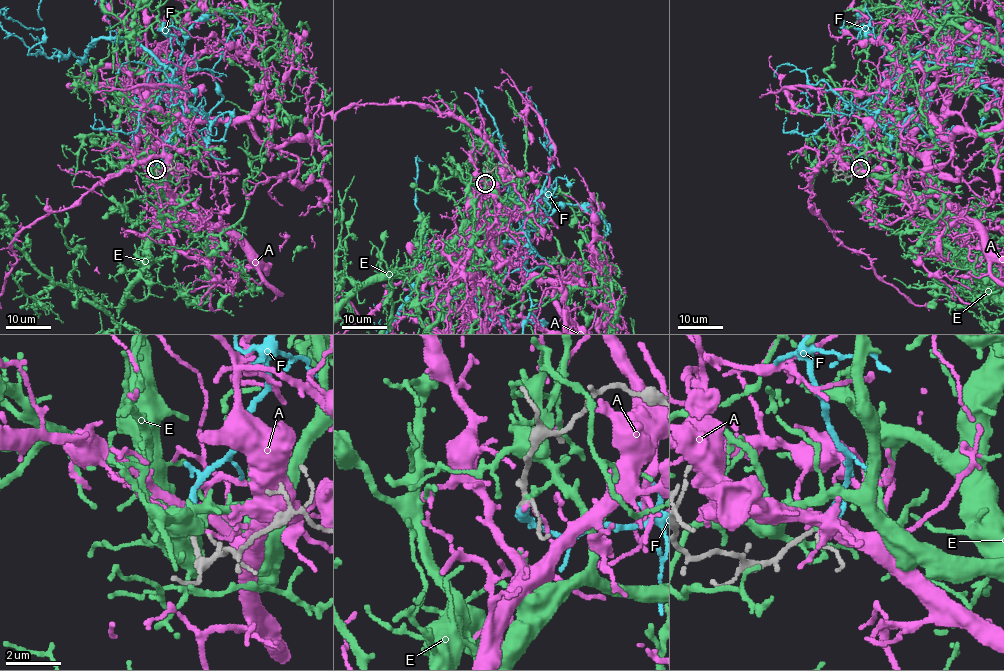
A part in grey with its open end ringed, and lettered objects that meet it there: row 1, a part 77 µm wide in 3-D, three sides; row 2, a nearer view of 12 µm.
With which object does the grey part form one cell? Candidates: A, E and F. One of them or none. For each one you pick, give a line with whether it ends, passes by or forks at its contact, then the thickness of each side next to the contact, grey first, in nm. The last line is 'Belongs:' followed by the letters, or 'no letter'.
F: It ends there. Thickness 190 nm (grey) against 320 nm
Belongs: F

